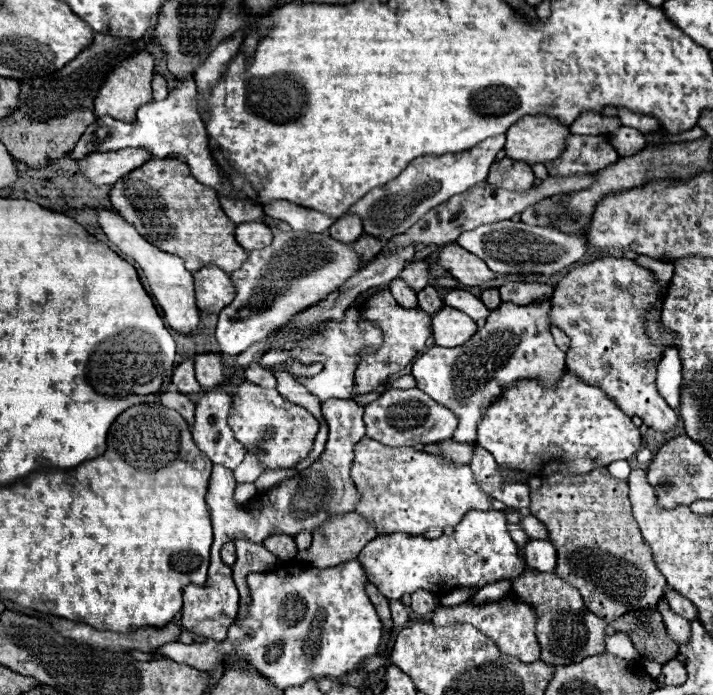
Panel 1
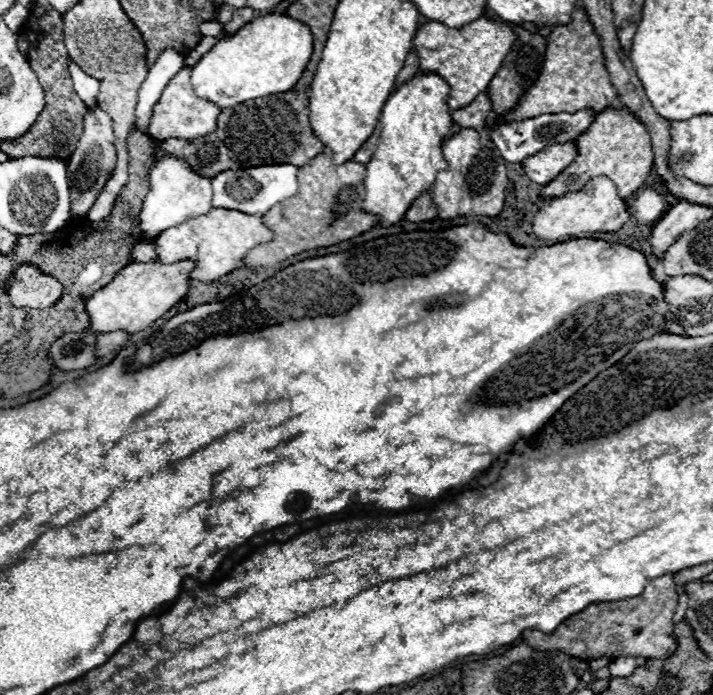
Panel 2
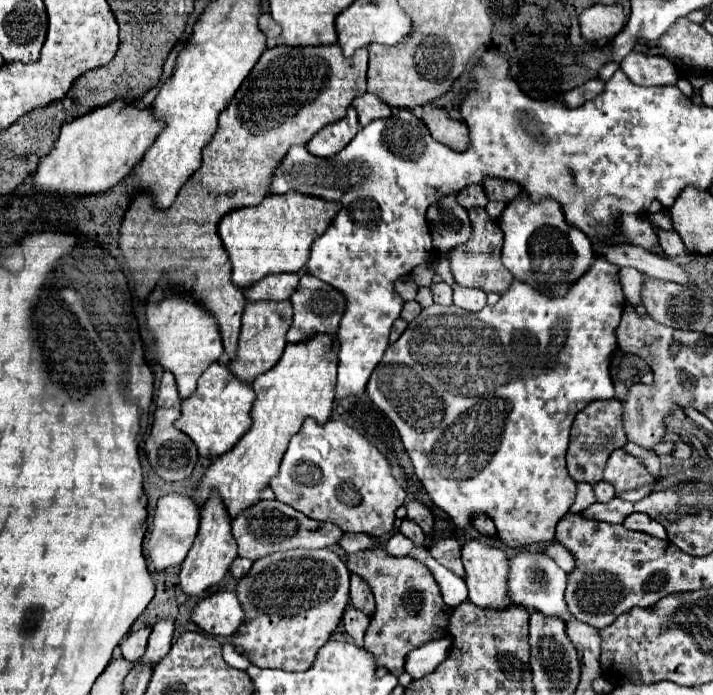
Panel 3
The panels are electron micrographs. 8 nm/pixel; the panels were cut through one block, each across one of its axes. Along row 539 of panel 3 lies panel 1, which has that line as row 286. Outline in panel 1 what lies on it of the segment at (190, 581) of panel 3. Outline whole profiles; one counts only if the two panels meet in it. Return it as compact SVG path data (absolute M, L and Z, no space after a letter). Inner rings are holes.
M206 266L194 274L196 302L202 312L218 314L234 298L234 284L218 266Z

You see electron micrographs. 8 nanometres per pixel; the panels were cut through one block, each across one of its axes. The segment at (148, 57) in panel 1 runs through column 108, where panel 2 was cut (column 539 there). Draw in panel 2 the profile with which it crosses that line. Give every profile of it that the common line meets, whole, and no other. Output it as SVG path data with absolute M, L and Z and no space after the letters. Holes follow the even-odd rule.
M574 10L570 24L556 26L556 30L546 38L546 58L534 86L530 86L522 94L522 98L510 112L500 114L496 120L488 120L488 126L494 128L504 122L520 122L542 114L578 112L582 108L592 108L594 112L602 112L606 106L612 104L616 96L618 92L604 66L600 38L596 36L594 26L590 24L586 12Z

